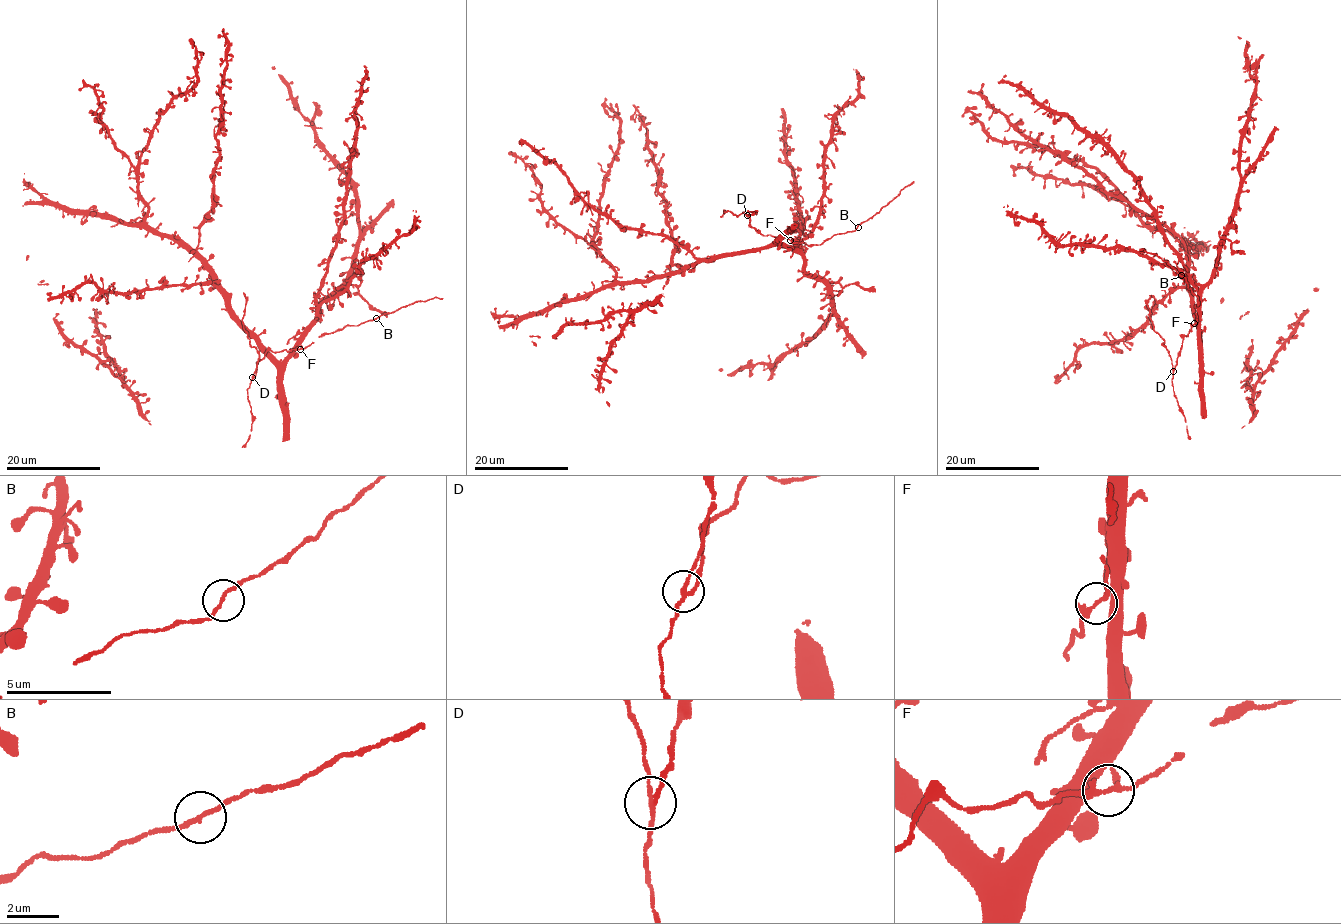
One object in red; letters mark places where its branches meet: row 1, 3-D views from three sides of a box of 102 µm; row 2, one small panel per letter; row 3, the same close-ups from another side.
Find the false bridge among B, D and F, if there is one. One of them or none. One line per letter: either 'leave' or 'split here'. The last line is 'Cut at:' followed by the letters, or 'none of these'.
B: leave
D: split here
F: leave
Cut at: D

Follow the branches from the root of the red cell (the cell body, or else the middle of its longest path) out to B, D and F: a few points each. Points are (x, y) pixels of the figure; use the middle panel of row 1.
B: (685, 266), (713, 256), (772, 244), (787, 247), (790, 243), (821, 244), (835, 234), (858, 226)
D: (685, 266), (713, 256), (772, 244), (789, 245), (790, 241), (786, 237), (758, 232), (746, 216)
F: (685, 266), (729, 253), (772, 244), (787, 247), (790, 240)

